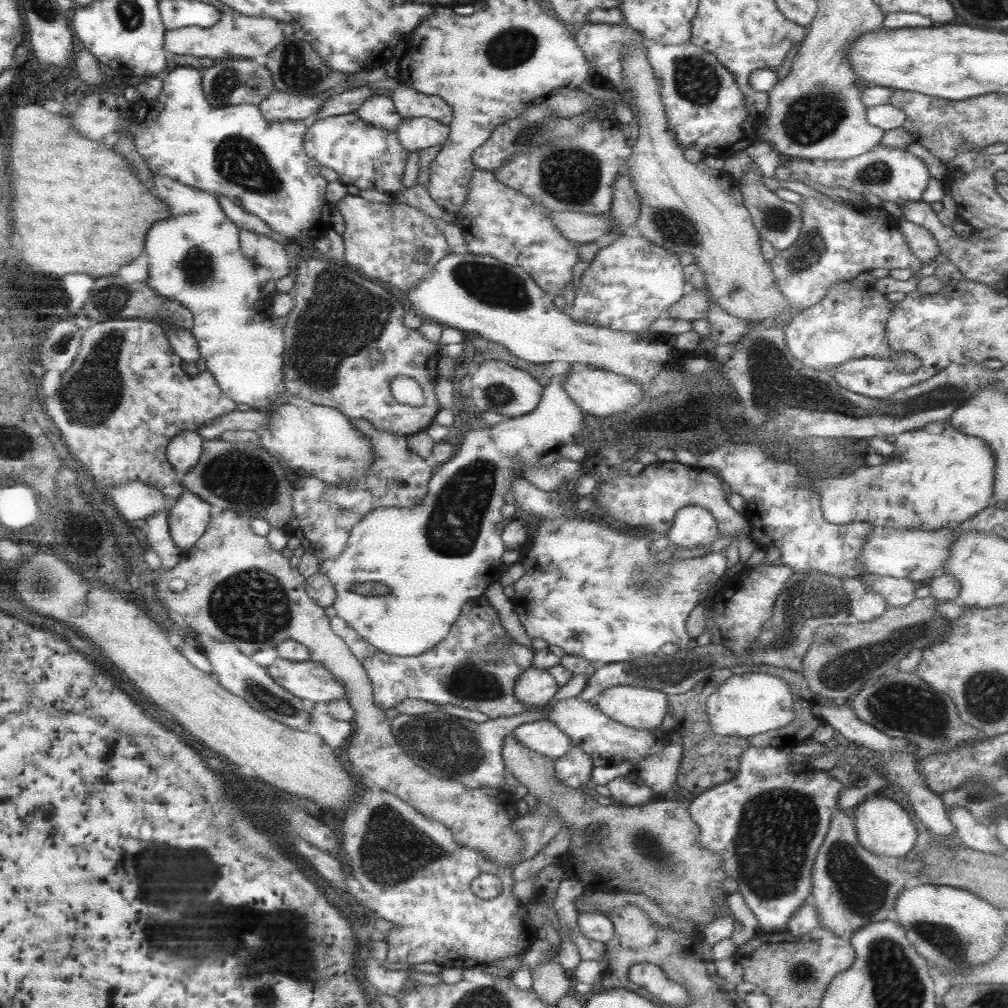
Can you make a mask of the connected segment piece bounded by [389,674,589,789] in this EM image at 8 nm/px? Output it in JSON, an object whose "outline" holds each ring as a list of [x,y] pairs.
{"outline":[[[585,674],[572,675],[563,686],[548,700],[547,707],[534,708],[519,715],[488,719],[475,723],[443,713],[441,710],[427,712],[417,716],[409,714],[390,714],[389,730],[396,738],[397,745],[417,766],[441,779],[459,781],[465,788],[501,789],[503,770],[501,762],[501,745],[503,737],[507,737],[519,724],[543,720],[543,714],[549,710],[549,704],[555,704],[565,698],[573,698],[583,690],[589,678]]]}

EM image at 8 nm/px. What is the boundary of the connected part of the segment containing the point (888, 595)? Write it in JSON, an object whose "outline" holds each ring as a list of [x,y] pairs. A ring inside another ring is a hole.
{"outline":[[[861,574],[856,577],[865,583],[865,587],[873,593],[881,596],[887,606],[901,608],[909,604],[915,598],[912,580],[891,576],[875,576],[872,574]]]}

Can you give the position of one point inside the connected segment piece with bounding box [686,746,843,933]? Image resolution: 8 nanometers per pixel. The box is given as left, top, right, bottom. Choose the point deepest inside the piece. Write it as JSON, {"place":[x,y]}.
{"place":[766,825]}

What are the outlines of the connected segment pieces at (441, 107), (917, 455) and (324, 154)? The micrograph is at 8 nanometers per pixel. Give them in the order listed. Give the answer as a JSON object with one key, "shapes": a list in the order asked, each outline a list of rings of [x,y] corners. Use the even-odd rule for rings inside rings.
{"shapes":[[[[401,84],[389,89],[393,106],[397,114],[402,117],[419,118],[423,116],[448,126],[452,112],[449,105],[437,96],[427,96]]],[[[949,420],[929,422],[923,428],[894,437],[891,460],[887,464],[880,464],[879,460],[875,467],[858,465],[854,471],[841,477],[819,478],[811,482],[817,487],[823,520],[836,525],[868,522],[885,528],[935,530],[956,526],[989,505],[993,494],[995,460],[983,440],[957,432]]],[[[347,113],[315,120],[307,127],[302,140],[305,154],[337,173],[343,185],[351,184],[359,190],[373,188],[388,194],[405,189],[401,178],[407,150],[397,143],[395,132],[375,128],[355,113]]]]}

